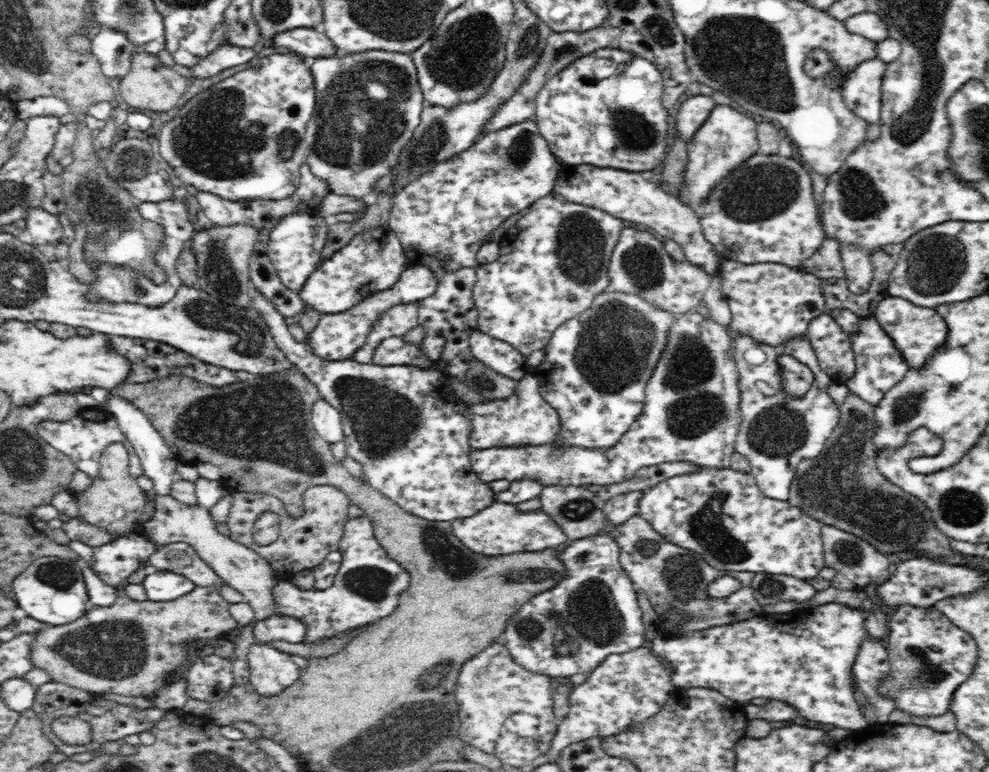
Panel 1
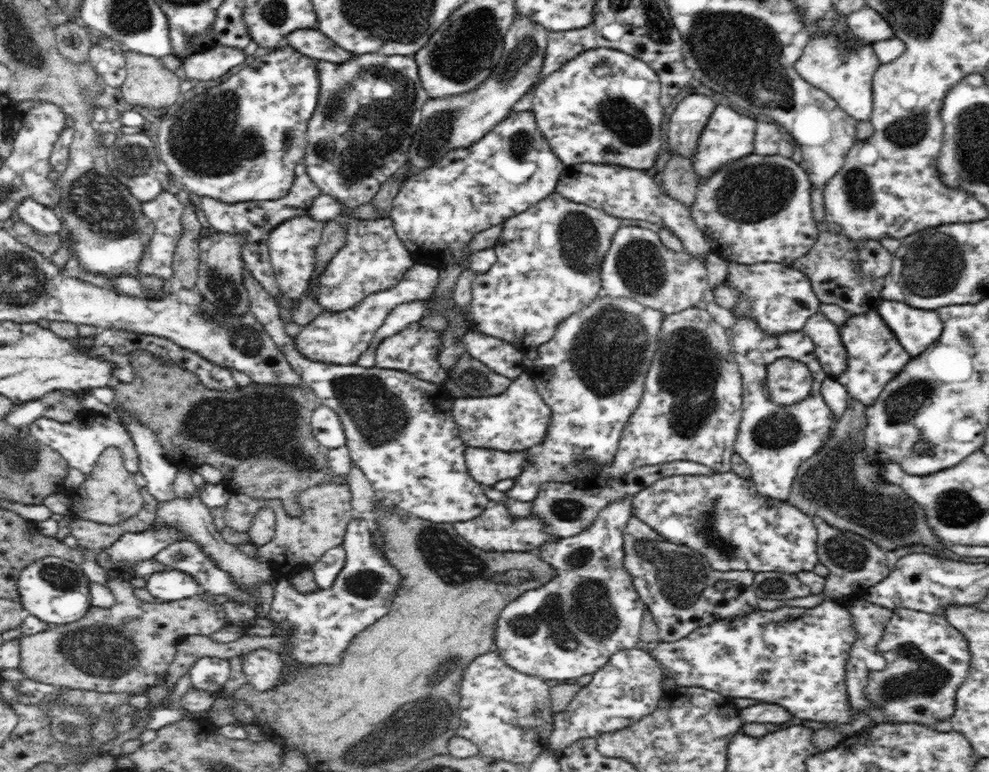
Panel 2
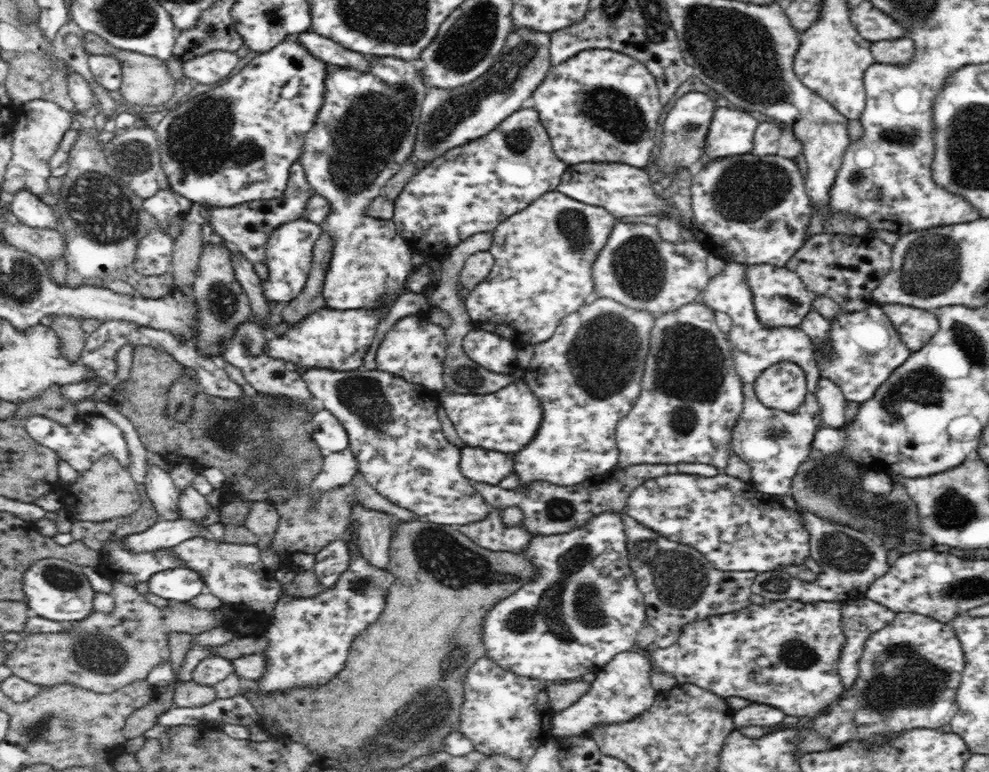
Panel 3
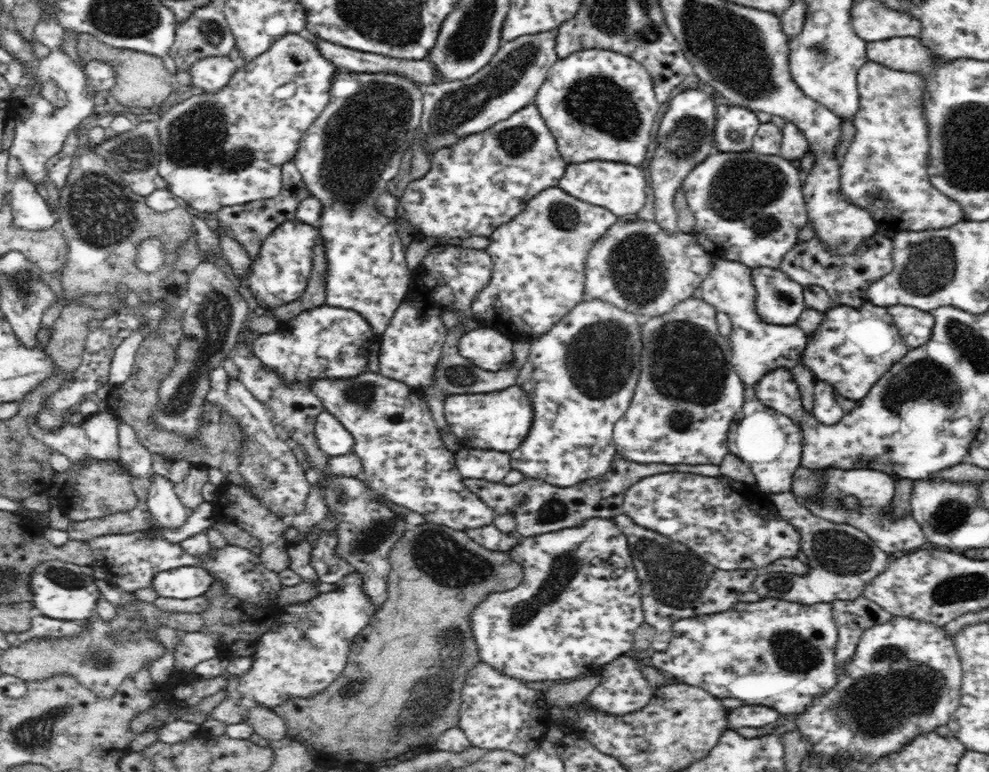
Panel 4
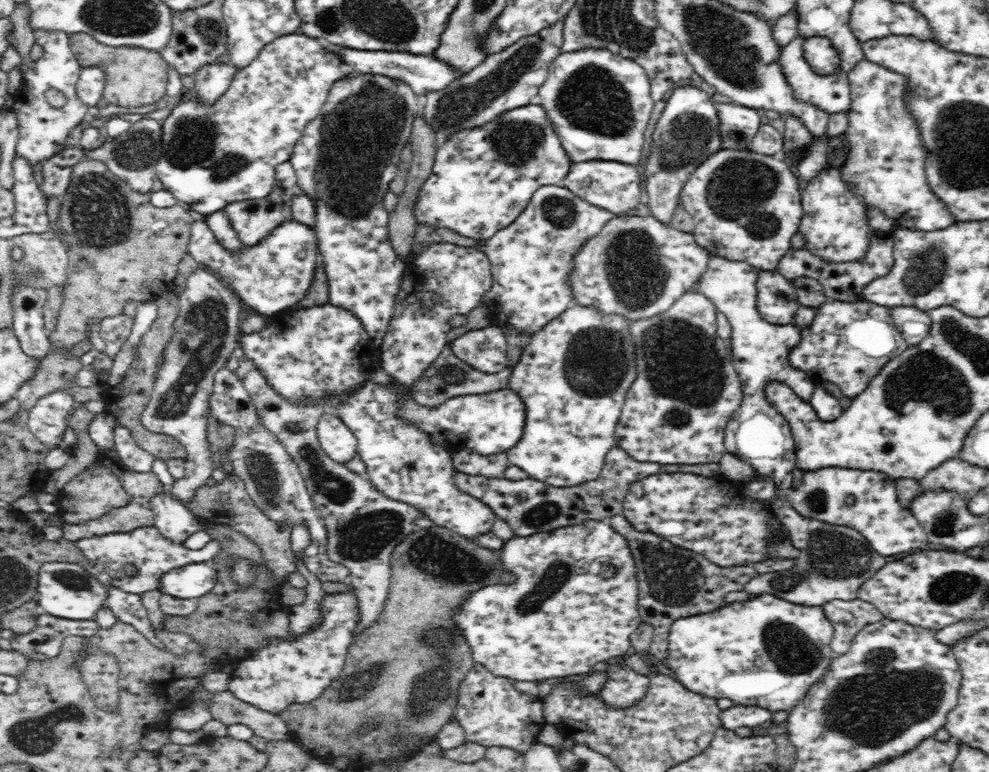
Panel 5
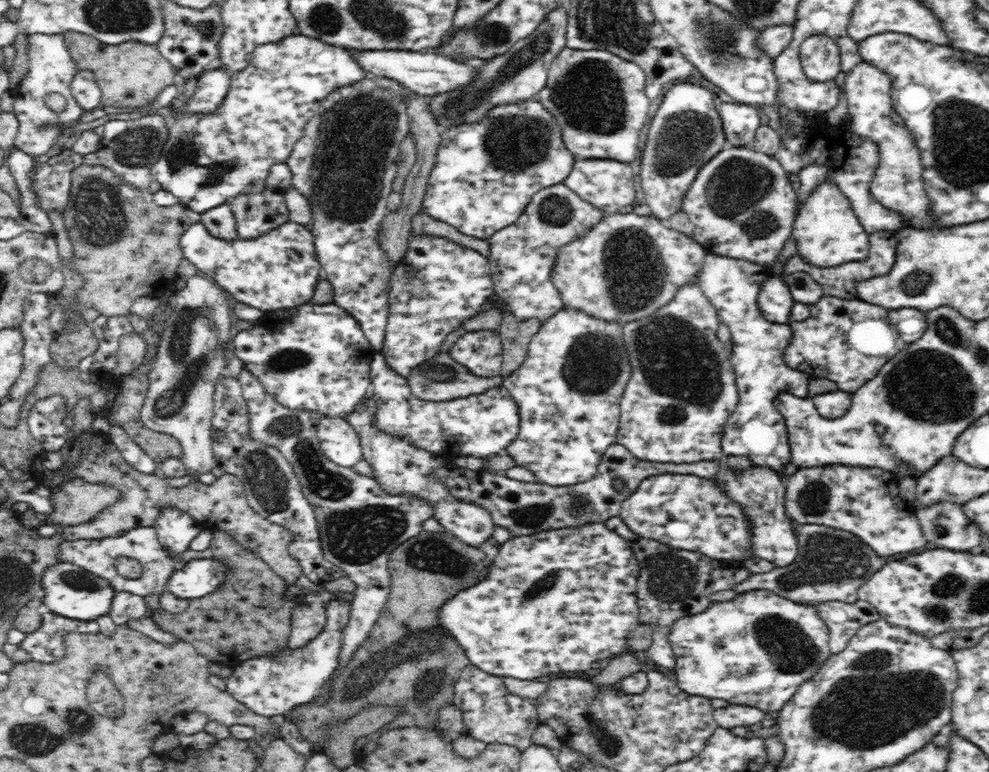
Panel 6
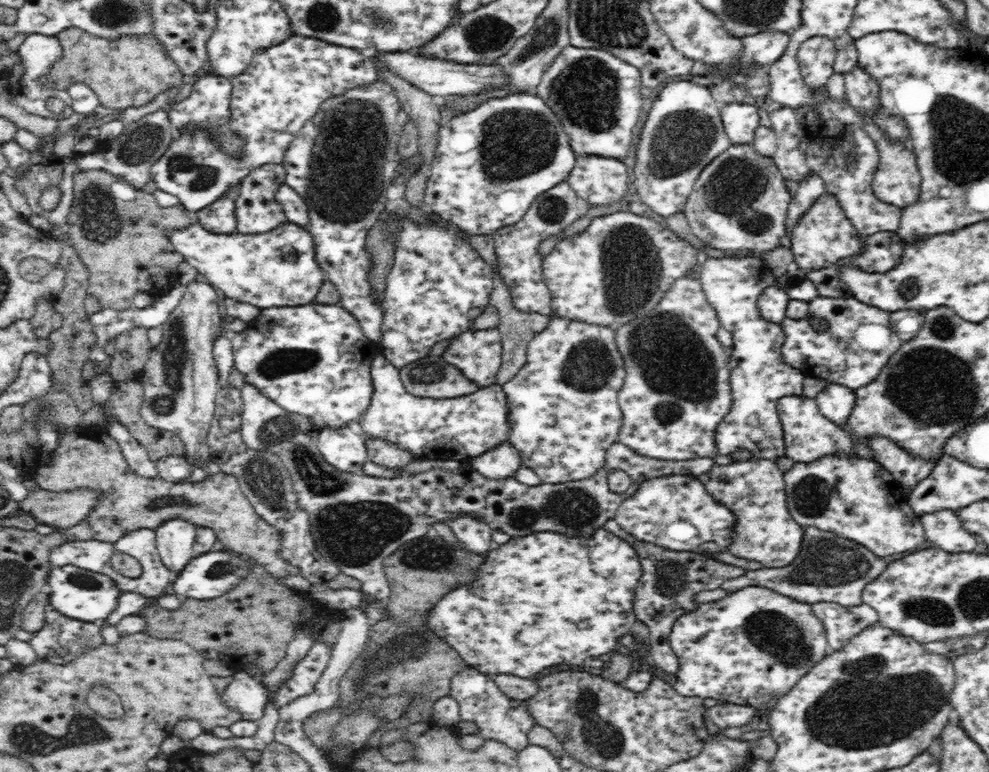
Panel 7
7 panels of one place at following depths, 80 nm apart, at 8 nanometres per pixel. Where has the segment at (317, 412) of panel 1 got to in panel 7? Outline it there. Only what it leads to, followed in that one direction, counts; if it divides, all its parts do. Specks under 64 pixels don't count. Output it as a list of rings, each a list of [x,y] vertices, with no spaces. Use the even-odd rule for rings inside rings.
[[[355,426],[320,429],[318,431],[317,445],[320,454],[329,465],[338,471],[362,474],[364,463],[368,461],[367,440],[356,430]]]

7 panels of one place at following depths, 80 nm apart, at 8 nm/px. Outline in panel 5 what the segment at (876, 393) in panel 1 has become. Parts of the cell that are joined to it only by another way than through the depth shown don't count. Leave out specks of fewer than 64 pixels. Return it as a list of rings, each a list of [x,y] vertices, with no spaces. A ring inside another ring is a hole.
[[[826,300],[821,306],[814,308],[812,322],[800,328],[800,342],[788,352],[788,363],[795,369],[808,373],[817,381],[827,380],[835,384],[849,399],[858,396],[888,361],[909,347],[892,322],[888,310],[886,307],[868,301],[850,303]]]

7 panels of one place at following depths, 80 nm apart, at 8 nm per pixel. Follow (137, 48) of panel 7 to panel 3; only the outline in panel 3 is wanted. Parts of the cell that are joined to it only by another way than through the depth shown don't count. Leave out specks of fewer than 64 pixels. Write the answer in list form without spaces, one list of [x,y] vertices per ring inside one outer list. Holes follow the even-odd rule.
[[[86,33],[83,36],[84,51],[90,56],[112,56],[120,62],[122,82],[119,92],[123,100],[138,106],[170,106],[174,103],[175,80],[170,76],[167,64],[158,58],[121,50],[107,44],[100,36]]]

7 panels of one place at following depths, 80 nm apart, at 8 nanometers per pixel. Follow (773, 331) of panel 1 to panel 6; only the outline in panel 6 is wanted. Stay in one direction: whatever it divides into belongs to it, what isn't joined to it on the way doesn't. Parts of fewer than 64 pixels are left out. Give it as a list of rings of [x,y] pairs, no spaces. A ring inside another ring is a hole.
[[[782,277],[768,279],[761,286],[757,299],[759,310],[767,321],[786,324],[791,320],[790,311],[795,301]]]

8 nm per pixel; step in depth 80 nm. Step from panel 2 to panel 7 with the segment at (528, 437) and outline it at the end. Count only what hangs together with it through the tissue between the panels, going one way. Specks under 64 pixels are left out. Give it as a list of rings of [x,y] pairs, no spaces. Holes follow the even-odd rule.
[[[378,351],[372,357],[371,377],[373,380],[373,395],[370,406],[365,410],[355,428],[368,439],[382,439],[390,444],[408,451],[416,458],[430,460],[466,460],[484,454],[486,450],[498,446],[500,442],[508,440],[508,405],[506,393],[500,385],[490,385],[478,389],[466,396],[456,398],[425,399],[406,392],[400,382],[398,369]]]

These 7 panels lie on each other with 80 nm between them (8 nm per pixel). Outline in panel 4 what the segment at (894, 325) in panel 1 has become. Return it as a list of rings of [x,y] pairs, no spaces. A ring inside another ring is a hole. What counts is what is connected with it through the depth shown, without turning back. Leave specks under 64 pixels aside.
[[[903,305],[888,307],[887,310],[904,342],[910,348],[918,348],[930,340],[934,317],[929,312]]]

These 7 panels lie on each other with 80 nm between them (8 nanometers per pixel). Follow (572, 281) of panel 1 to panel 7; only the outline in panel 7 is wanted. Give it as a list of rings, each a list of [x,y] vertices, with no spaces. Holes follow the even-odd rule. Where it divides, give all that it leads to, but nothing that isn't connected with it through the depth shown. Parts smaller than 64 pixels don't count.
[[[564,181],[537,196],[526,214],[518,222],[499,228],[493,233],[499,262],[499,275],[507,284],[516,309],[527,314],[534,311],[550,315],[552,295],[542,281],[542,265],[540,265],[542,257],[538,255],[536,248],[542,240],[552,234],[558,234],[562,228],[566,228],[568,224],[572,224],[574,220],[584,216],[588,212],[588,208],[590,208],[589,203],[580,198],[567,181]]]

